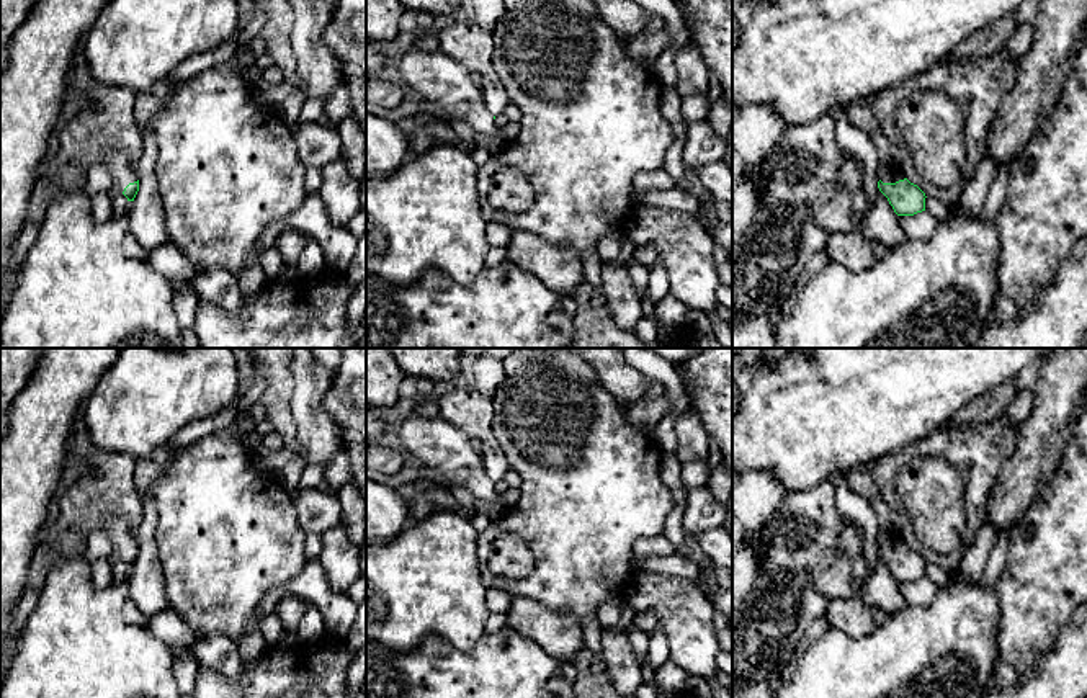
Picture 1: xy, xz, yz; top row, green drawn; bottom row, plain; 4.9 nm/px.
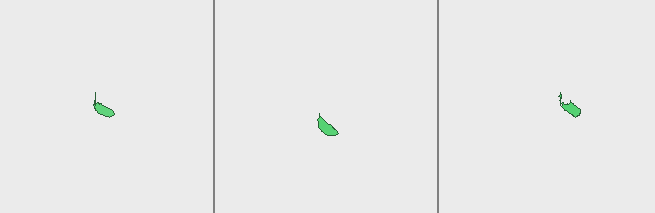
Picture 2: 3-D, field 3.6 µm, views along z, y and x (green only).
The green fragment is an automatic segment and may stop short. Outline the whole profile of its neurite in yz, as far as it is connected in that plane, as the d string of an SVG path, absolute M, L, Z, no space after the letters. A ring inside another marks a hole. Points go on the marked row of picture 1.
M897 168L883 172L878 188L897 216L914 216L925 211L925 193L899 173Z

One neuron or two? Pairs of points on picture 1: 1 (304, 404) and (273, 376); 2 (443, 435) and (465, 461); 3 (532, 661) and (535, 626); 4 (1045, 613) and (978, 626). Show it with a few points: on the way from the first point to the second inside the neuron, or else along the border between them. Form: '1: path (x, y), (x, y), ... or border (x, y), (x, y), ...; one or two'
1: border (288, 365), (293, 380), (291, 417), (298, 430); two
2: path (445, 442), (458, 455); one
3: border (507, 625), (551, 656), (568, 661); two
4: border (993, 587), (997, 597), (999, 657); two

